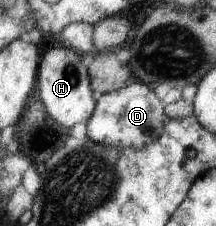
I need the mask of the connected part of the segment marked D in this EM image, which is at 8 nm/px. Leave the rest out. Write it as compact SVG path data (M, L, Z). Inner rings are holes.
M133 82L118 91L100 96L96 112L86 122L86 137L105 147L133 147L141 150L161 136L165 120L167 116L163 112L163 101L145 83Z

